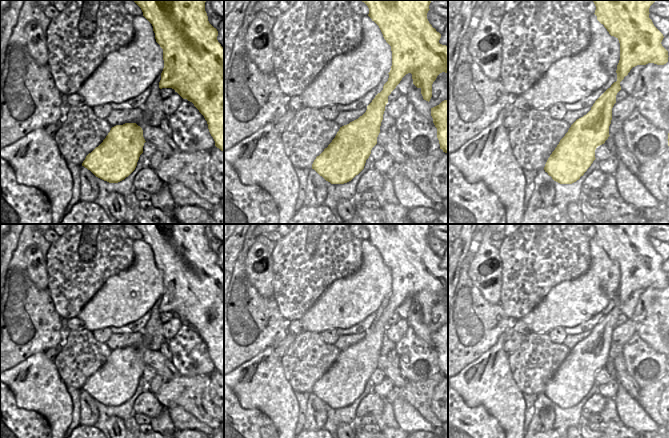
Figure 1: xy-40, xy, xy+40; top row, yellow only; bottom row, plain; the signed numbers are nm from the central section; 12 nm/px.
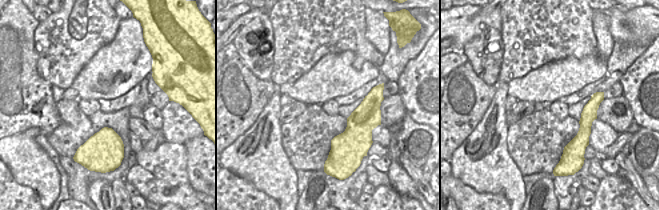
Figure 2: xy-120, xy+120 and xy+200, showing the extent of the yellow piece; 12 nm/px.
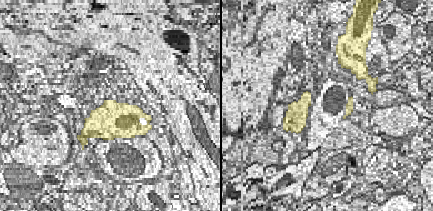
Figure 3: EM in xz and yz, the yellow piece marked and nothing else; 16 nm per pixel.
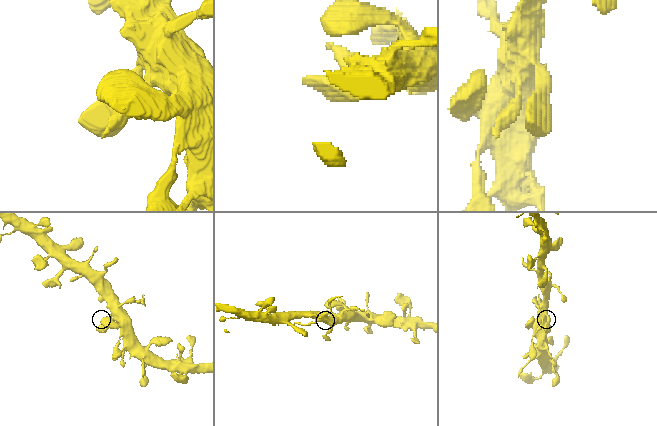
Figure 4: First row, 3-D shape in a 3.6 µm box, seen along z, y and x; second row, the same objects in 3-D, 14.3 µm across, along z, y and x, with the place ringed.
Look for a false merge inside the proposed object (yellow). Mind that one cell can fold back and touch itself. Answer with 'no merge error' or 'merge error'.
no merge error

